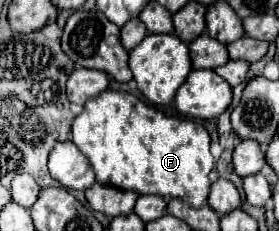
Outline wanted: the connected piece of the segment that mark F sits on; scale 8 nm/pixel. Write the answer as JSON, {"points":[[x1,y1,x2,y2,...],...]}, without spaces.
{"points":[[105,90,91,98,73,122,73,144,91,162,97,182,137,194,171,196,199,208,209,196,213,156,205,126,179,116,167,116,155,106,121,90]]}

